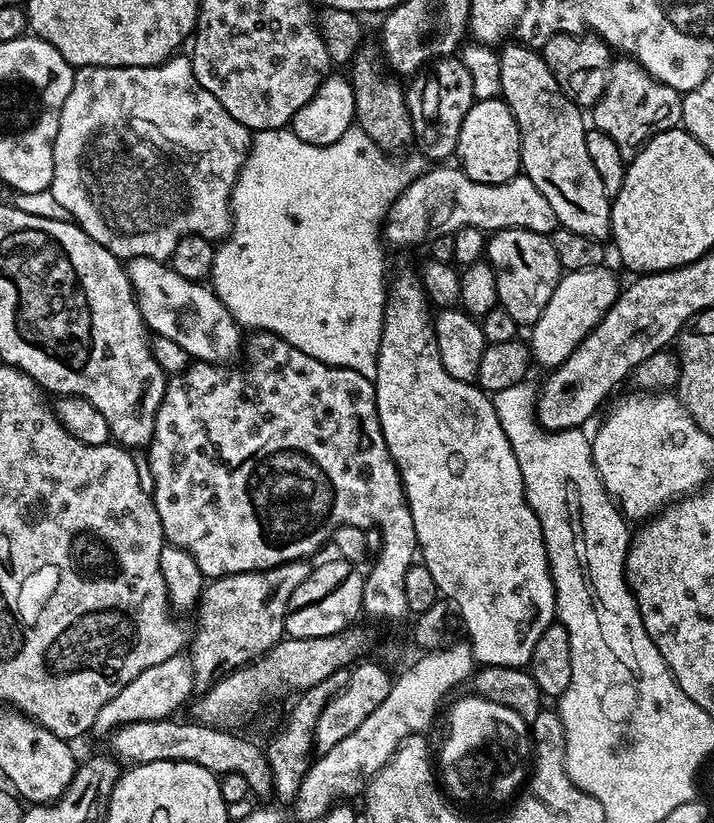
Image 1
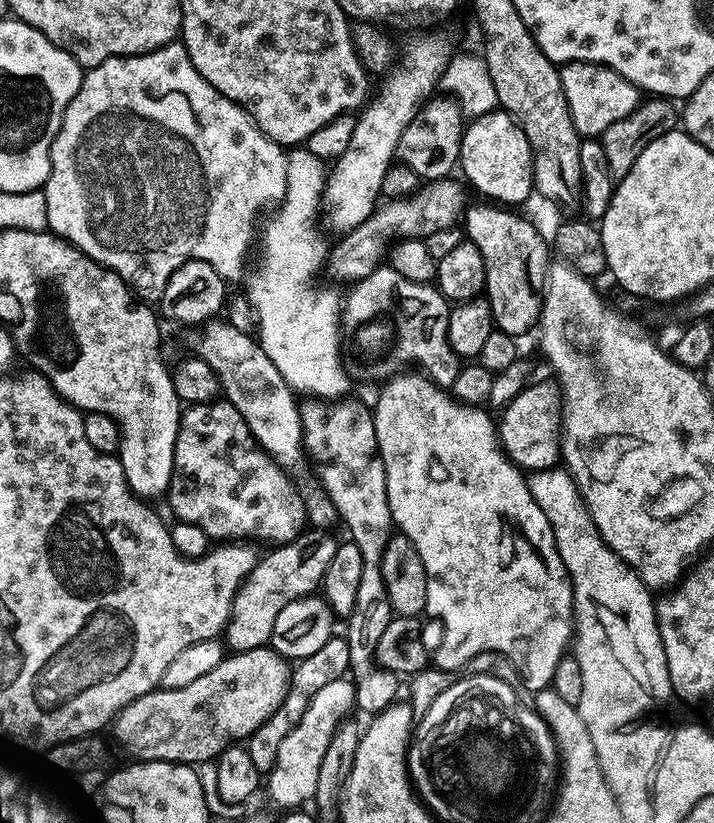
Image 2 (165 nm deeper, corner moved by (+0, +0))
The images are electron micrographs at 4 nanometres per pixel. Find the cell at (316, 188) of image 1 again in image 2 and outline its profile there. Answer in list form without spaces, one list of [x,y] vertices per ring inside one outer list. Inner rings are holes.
[[[296,146],[287,153],[288,157],[288,173],[286,174],[286,194],[284,195],[282,203],[279,205],[276,218],[269,224],[268,230],[264,236],[264,258],[260,262],[260,270],[247,281],[248,284],[248,300],[250,303],[256,307],[256,316],[260,319],[260,334],[258,333],[258,341],[261,347],[264,348],[266,354],[269,356],[270,360],[274,362],[274,366],[278,368],[278,373],[282,374],[282,378],[285,382],[292,388],[292,391],[296,394],[301,394],[301,392],[309,392],[309,397],[319,398],[324,402],[336,402],[348,392],[348,384],[350,385],[350,377],[344,370],[344,362],[342,359],[342,345],[340,343],[340,312],[323,296],[320,292],[314,292],[312,289],[307,288],[308,282],[312,278],[312,274],[321,269],[325,259],[326,259],[326,246],[323,245],[319,238],[316,237],[315,232],[312,230],[311,220],[315,221],[317,219],[318,213],[320,211],[320,195],[324,192],[324,181],[326,179],[326,164],[325,161],[320,160],[314,154],[310,154],[307,147]]]

